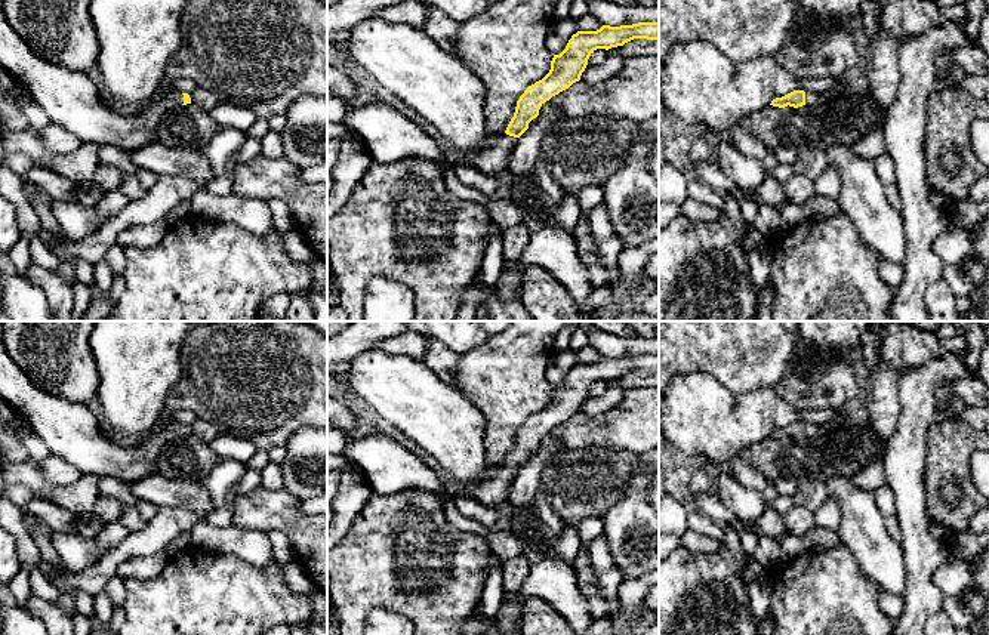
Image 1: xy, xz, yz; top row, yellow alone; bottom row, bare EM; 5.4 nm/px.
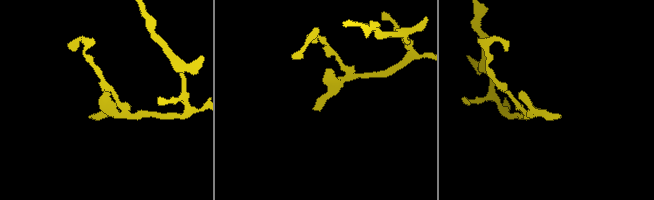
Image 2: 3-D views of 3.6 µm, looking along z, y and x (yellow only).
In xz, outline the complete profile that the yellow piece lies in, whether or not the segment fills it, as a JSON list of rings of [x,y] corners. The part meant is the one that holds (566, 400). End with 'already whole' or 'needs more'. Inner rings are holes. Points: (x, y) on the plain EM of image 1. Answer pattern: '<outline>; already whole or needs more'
[[[659,354],[603,357],[597,363],[573,366],[566,380],[554,386],[549,404],[520,428],[505,465],[490,468],[481,481],[471,486],[449,488],[440,471],[431,469],[400,443],[382,434],[348,441],[343,454],[364,474],[373,494],[386,496],[415,488],[452,499],[468,497],[496,511],[509,499],[518,469],[539,447],[540,438],[580,411],[591,385],[623,377],[634,370],[659,372]]]; needs more

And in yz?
[[[794,422],[782,429],[776,429],[771,432],[770,437],[785,440],[785,438],[802,438],[802,437],[810,437],[810,438],[817,438],[817,437],[826,437],[831,435],[834,429],[829,429],[823,425],[817,423],[804,423],[804,422]]]; needs more

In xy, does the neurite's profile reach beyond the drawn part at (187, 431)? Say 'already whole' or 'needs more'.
needs more

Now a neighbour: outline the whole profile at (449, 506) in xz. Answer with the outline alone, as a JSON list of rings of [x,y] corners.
[[[441,496],[441,505],[443,505],[446,518],[450,521],[452,525],[457,527],[459,530],[466,533],[483,534],[489,528],[475,520],[463,517],[457,511],[455,499]]]

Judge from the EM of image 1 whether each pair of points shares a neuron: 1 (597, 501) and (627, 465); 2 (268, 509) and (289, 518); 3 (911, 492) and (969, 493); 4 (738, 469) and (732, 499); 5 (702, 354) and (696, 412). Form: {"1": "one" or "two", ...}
{"1": "one", "2": "one", "3": "two", "4": "two", "5": "two"}

